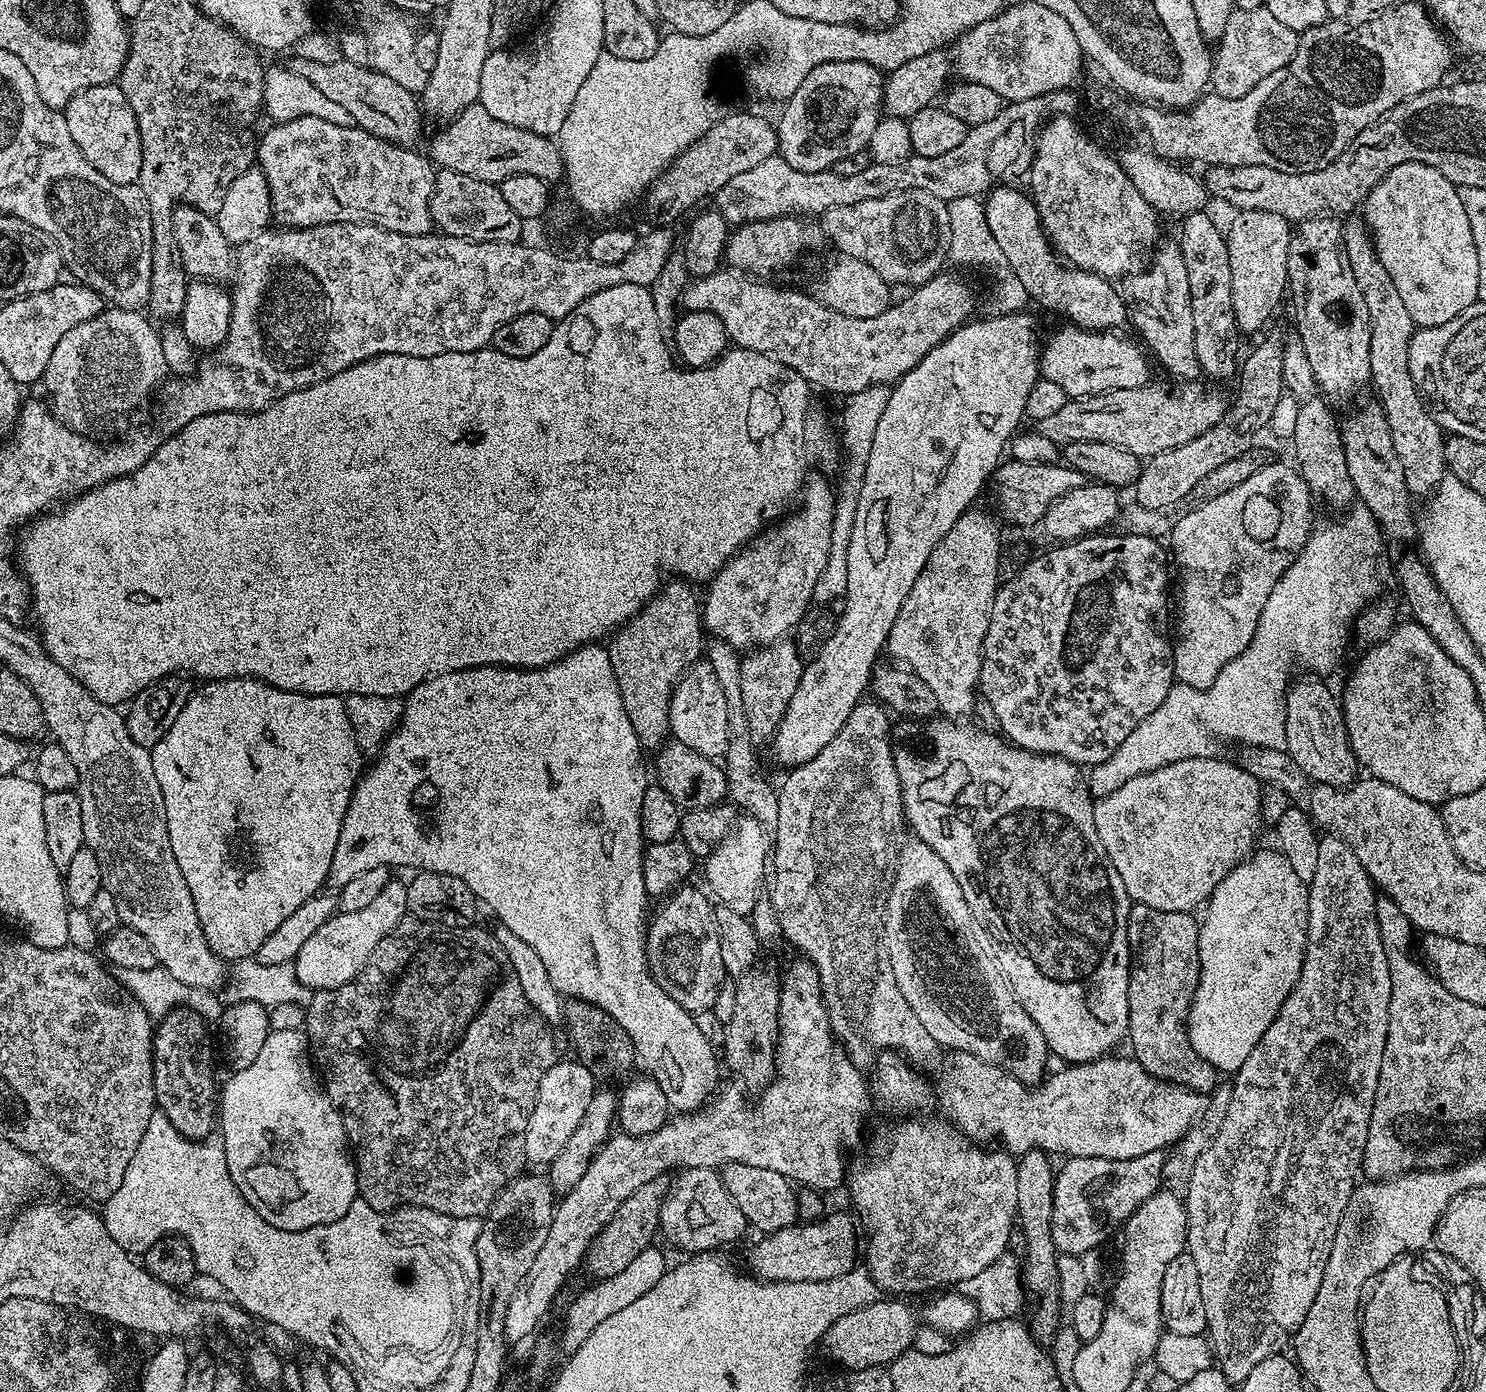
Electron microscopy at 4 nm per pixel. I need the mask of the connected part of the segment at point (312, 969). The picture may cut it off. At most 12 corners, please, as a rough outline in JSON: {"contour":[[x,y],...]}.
{"contour":[[389,879],[370,906],[318,926],[294,961],[300,983],[350,982],[407,915]]}

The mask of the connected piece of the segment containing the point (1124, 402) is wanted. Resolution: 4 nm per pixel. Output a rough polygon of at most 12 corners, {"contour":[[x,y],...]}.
{"contour":[[1199,379],[1070,398],[1057,446],[1147,458],[1194,442],[1230,400]]}

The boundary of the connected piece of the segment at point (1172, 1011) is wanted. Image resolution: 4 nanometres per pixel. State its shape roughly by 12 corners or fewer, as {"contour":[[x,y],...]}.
{"contour":[[1128,909],[1131,1055],[1210,1094],[1190,1046],[1200,981],[1192,912]]}

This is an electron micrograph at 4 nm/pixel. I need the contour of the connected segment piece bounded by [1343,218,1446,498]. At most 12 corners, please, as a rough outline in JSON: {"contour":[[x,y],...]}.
{"contour":[[1363,219],[1343,225],[1370,314],[1370,384],[1409,496],[1446,475],[1446,433],[1410,378],[1414,331]]}

